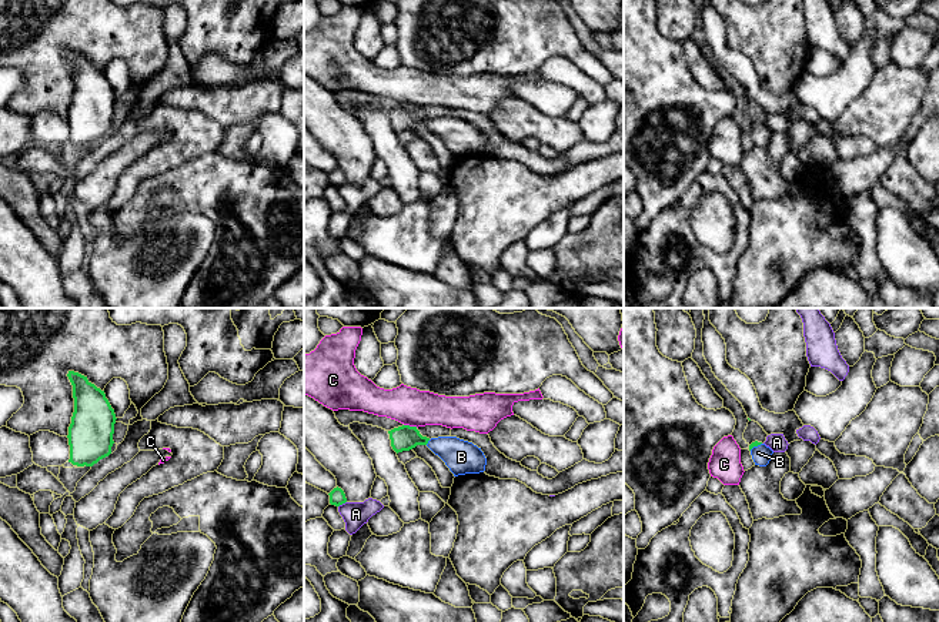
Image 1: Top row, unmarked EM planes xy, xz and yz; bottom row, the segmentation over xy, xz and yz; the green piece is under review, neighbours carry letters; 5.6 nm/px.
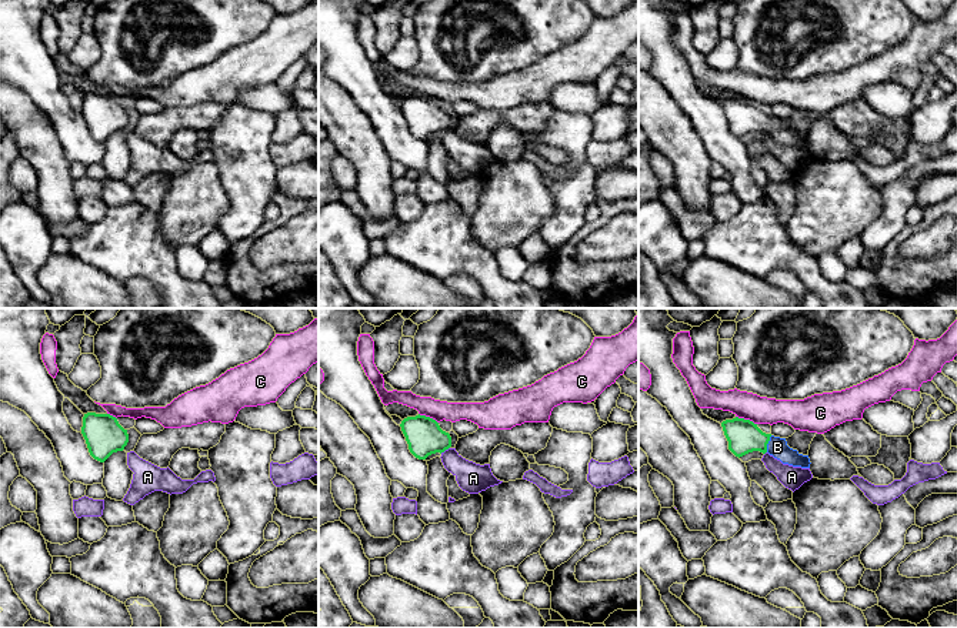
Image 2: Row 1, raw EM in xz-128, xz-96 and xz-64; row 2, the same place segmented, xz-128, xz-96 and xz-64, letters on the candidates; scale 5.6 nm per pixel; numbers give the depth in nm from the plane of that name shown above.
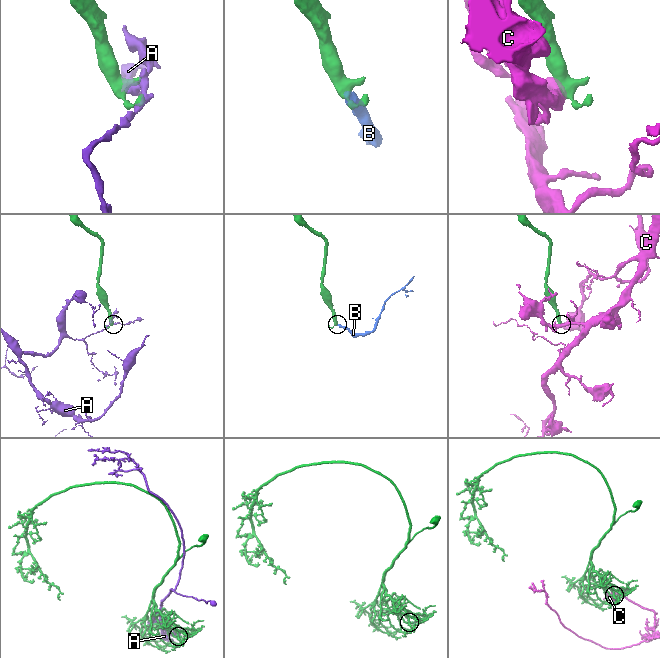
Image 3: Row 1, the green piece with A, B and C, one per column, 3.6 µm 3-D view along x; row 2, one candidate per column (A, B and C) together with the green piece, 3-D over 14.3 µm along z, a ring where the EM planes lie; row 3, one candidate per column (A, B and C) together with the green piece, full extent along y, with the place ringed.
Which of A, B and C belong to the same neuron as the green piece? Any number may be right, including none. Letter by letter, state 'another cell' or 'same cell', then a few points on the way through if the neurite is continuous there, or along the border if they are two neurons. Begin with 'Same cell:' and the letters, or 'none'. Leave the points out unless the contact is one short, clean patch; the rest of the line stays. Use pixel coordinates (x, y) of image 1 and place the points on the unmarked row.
Same cell: B
A: another cell
B: same cell | across xz (403, 119), (417, 119), (427, 123), (450, 129), (461, 137)
C: another cell | along xz (404, 104), (417, 107)

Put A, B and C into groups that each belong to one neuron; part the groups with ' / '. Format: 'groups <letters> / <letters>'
groups A / B / C

